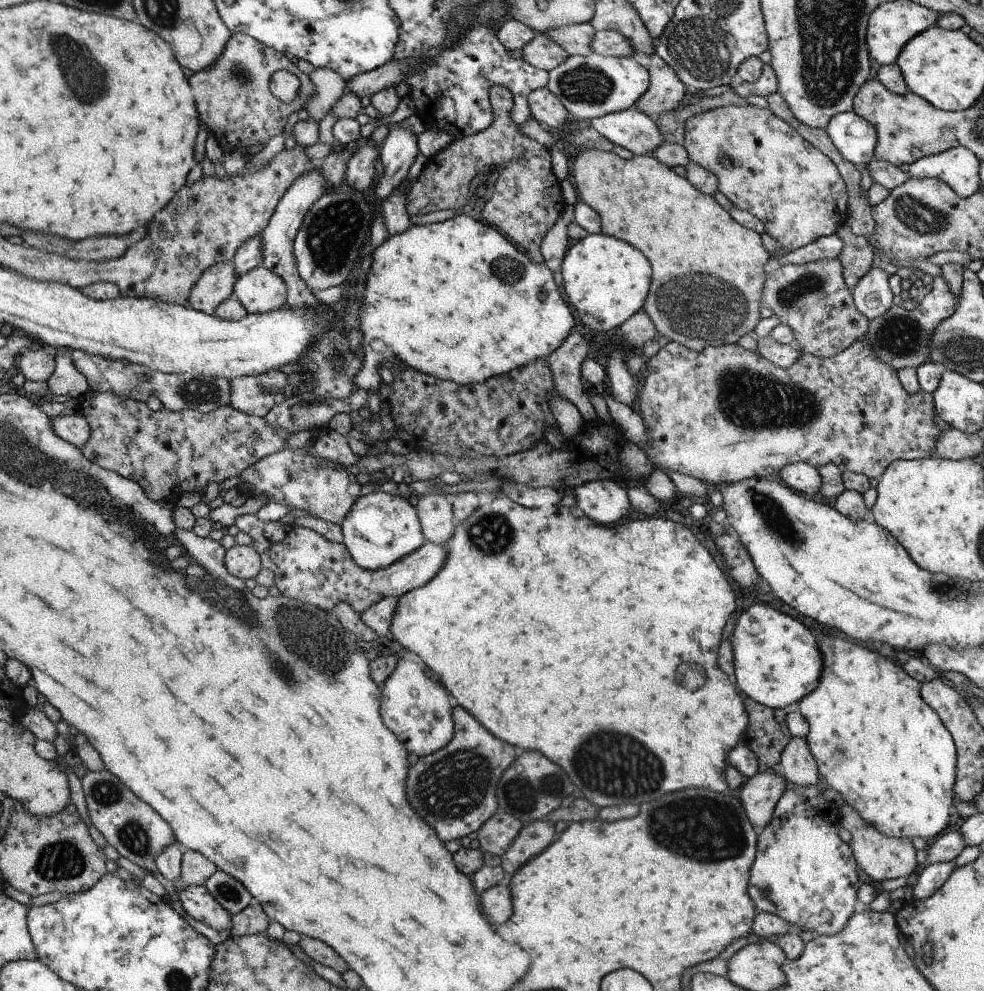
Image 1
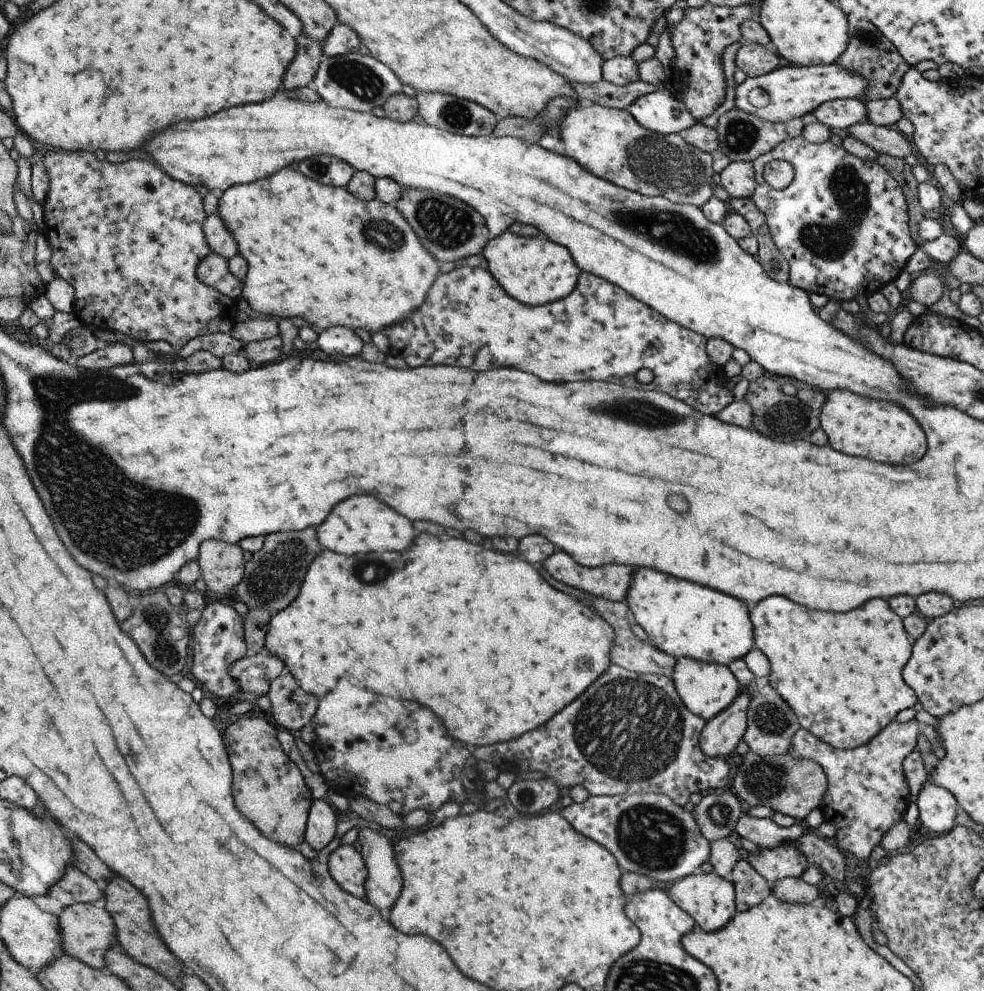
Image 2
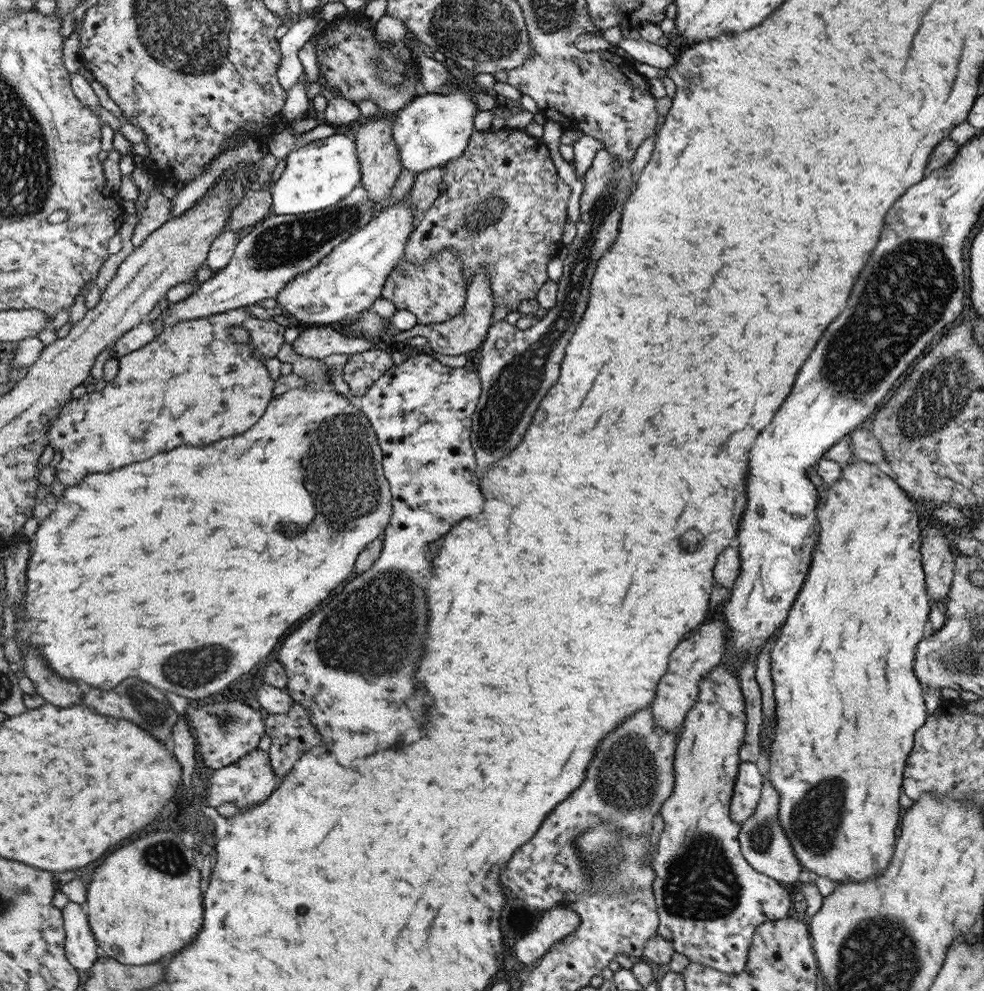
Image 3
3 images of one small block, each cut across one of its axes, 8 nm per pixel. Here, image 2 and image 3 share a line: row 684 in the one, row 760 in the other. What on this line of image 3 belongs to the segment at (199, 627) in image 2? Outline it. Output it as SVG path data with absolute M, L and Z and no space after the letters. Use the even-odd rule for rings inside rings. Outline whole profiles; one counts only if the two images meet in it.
M238 700L205 705L200 710L190 709L186 714L186 719L196 742L197 760L201 760L208 768L217 770L236 762L249 752L254 752L265 735L264 717L265 713L262 711L255 710L250 705L246 705Z

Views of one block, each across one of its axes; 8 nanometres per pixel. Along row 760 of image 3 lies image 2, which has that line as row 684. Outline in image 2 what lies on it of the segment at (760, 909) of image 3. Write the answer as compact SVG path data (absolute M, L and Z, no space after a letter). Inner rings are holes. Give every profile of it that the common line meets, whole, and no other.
M686 657L677 658L671 679L686 708L705 721L709 721L730 706L741 691L740 683L728 665L707 663Z

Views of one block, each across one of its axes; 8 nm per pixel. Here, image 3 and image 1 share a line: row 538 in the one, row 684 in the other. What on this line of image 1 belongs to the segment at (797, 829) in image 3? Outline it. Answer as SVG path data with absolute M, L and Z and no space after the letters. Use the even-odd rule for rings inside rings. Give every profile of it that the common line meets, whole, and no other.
M826 636L820 640L819 651L823 656L822 672L818 681L818 686L810 691L802 700L798 702L798 708L802 716L808 721L809 731L806 736L810 752L814 755L817 767L830 784L830 788L834 788L836 792L840 792L846 802L853 806L861 817L870 825L876 827L884 834L893 837L906 837L912 840L914 836L929 839L940 834L948 822L950 822L950 814L953 810L952 800L955 796L953 792L954 781L956 776L957 765L957 748L953 741L952 735L940 720L938 714L933 708L930 708L920 696L921 683L902 670L900 664L896 664L893 659L884 657L875 650L870 650L866 646L860 646L856 642L844 640L840 636Z

